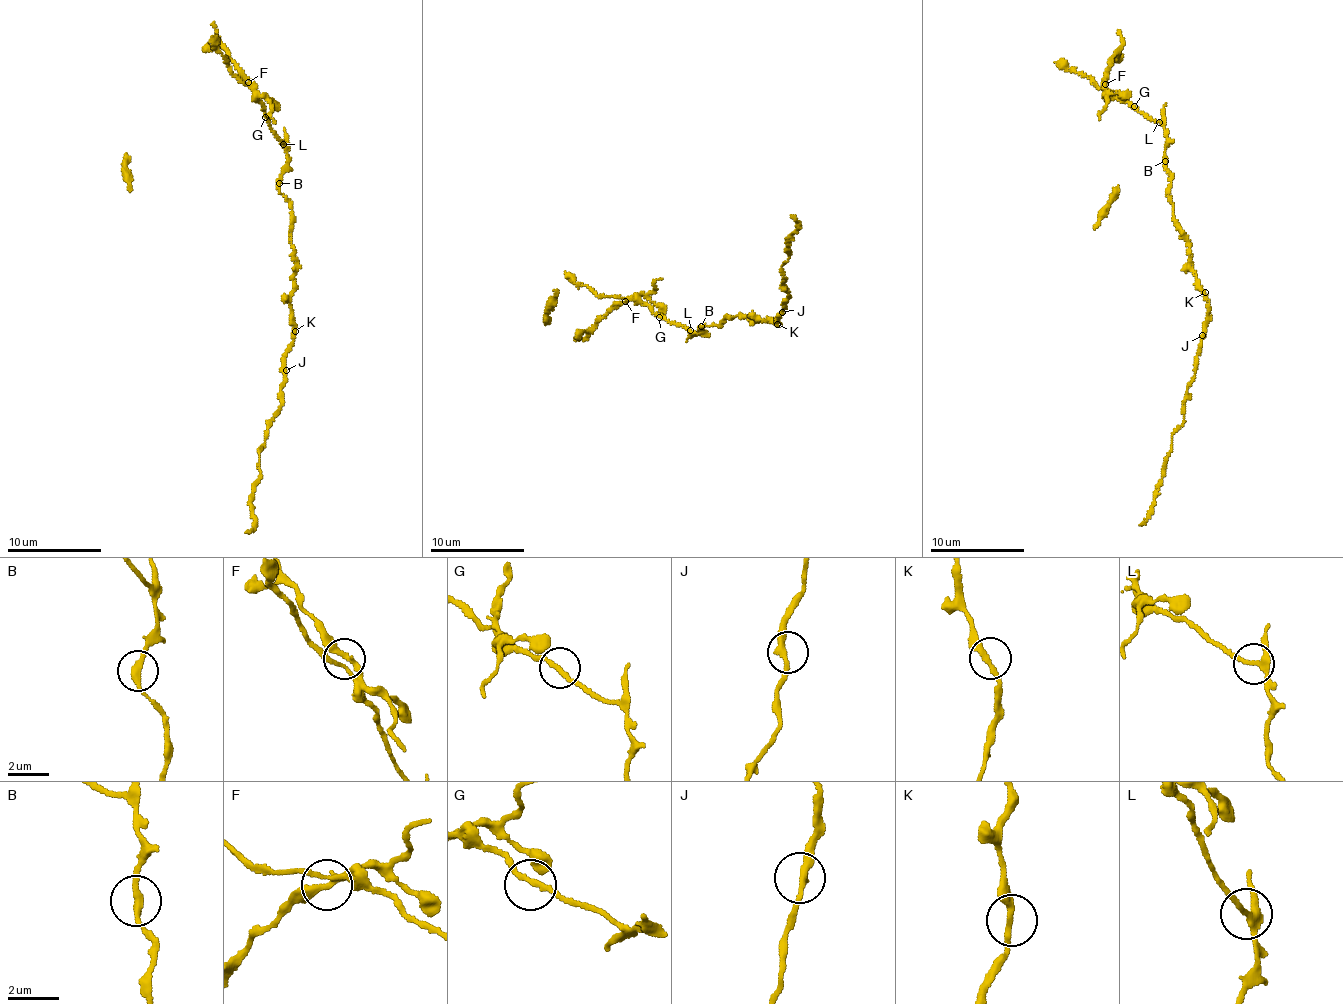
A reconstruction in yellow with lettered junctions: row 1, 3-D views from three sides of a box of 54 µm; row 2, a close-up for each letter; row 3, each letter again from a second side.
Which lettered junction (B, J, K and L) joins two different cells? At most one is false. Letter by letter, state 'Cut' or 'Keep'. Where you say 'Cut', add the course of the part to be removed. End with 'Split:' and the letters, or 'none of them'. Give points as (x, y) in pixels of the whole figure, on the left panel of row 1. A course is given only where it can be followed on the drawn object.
B: Keep
J: Keep
K: Keep
L: Cut
Split: L

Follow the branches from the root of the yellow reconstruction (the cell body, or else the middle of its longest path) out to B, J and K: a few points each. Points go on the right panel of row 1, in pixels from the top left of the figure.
B: (1171, 200), (1171, 178), (1164, 168), (1164, 161)
J: (1171, 200), (1174, 225), (1189, 248), (1191, 271), (1197, 277), (1197, 288), (1208, 305), (1202, 335)
K: (1171, 200), (1174, 225), (1189, 248), (1191, 271), (1196, 278), (1196, 287), (1205, 292)

